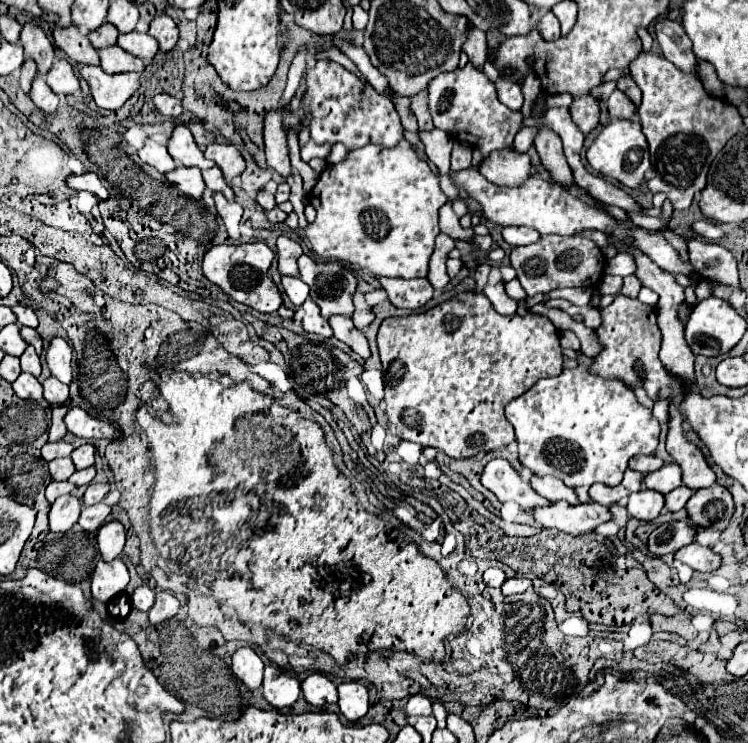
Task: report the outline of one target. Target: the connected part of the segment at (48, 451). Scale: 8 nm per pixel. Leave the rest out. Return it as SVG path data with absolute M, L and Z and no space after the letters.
M59 440L59 442L47 442L45 446L43 446L43 458L47 460L47 462L51 462L51 460L55 460L55 458L61 458L61 456L69 456L71 452L73 452L73 446L69 444L69 442L65 442L65 440Z

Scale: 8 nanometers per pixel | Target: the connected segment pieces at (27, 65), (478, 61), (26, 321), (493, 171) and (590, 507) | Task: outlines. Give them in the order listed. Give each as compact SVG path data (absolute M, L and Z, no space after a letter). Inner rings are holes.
M27 58L21 66L21 88L23 88L23 92L31 90L31 82L35 76L37 76L37 64L31 58Z
M471 26L467 42L465 42L465 54L469 56L469 62L483 72L483 64L487 62L487 42L485 42L485 32L481 32L479 28Z
M17 304L17 306L13 306L13 312L15 312L15 316L17 316L17 322L19 322L21 326L29 326L29 328L37 328L37 324L39 324L39 322L37 322L37 316L35 316L33 308Z
M493 150L479 164L477 172L497 186L519 186L529 178L529 156L515 150Z
M559 500L545 508L533 508L533 518L545 528L557 528L561 532L581 536L593 532L599 524L609 522L611 514L607 506L601 506L597 502L569 504L565 500Z

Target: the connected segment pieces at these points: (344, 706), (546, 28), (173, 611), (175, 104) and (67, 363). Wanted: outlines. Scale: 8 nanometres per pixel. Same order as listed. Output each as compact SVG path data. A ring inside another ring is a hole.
M357 680L339 684L339 708L347 720L361 720L369 710L369 692L365 684Z
M545 12L537 24L537 30L541 34L543 40L557 40L561 34L559 34L559 20L553 12Z
M163 590L163 592L157 592L155 604L153 604L153 608L149 610L149 622L151 622L151 624L161 624L161 622L177 616L179 606L181 606L181 604L179 604L179 600L177 600L173 594L169 594L169 592L165 592L165 590Z
M153 98L157 110L163 114L163 116L171 116L171 118L177 118L183 108L181 108L181 100L177 98Z
M53 338L47 350L47 366L51 374L61 380L63 384L71 384L73 380L73 366L71 366L71 346L63 338Z

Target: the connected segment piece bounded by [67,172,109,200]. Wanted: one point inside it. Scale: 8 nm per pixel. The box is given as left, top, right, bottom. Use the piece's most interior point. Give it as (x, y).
(90, 182)

